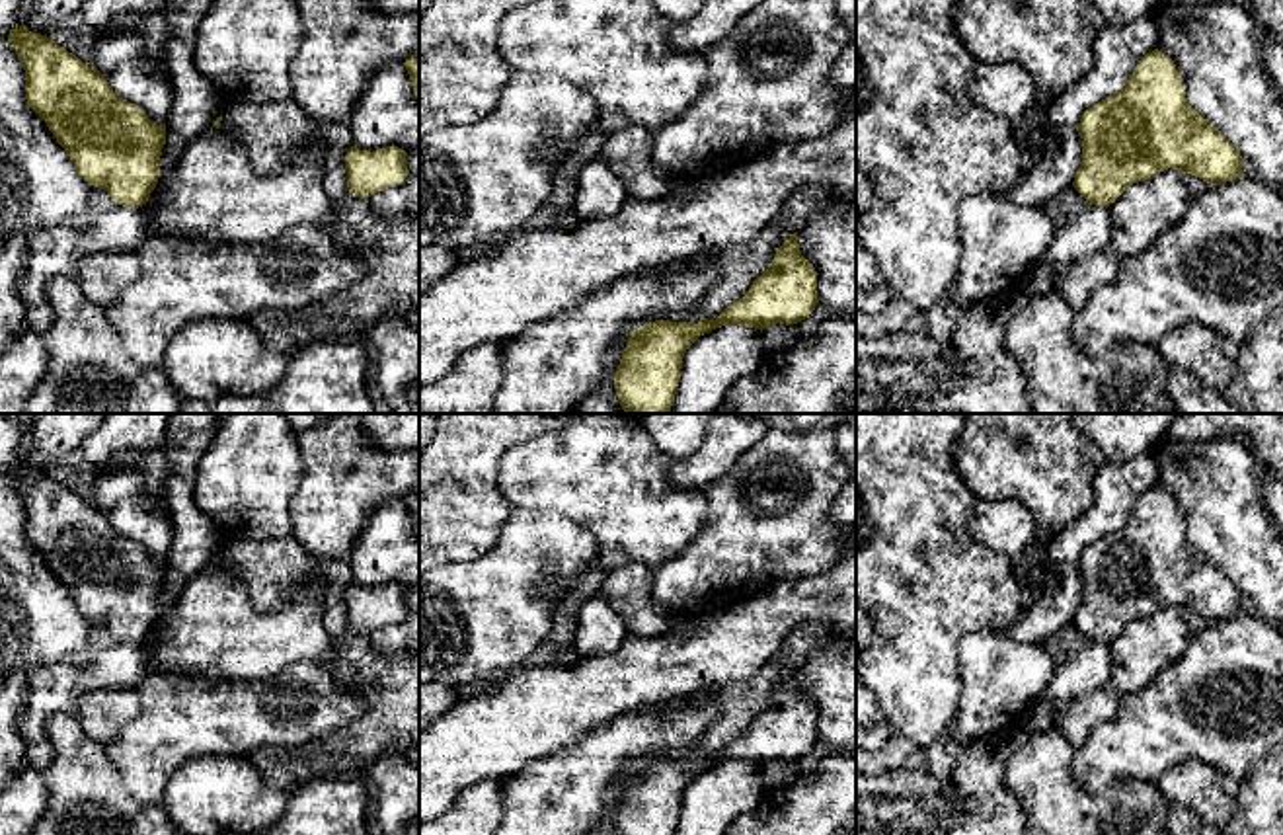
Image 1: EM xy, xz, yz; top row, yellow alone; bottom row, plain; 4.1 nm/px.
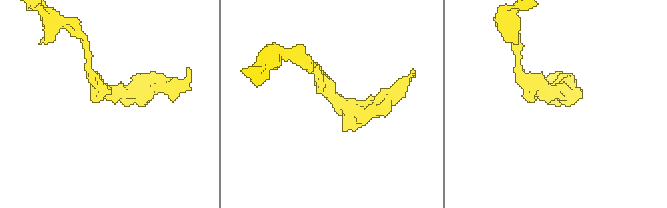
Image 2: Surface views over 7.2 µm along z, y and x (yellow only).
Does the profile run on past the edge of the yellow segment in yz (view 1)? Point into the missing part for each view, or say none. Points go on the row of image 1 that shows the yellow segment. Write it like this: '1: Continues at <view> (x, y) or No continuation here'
1: No continuation here

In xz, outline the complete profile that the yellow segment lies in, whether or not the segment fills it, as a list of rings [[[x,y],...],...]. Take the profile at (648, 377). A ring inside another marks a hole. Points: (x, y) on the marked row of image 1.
[[[794,232],[747,295],[716,320],[700,318],[698,324],[655,320],[630,334],[614,375],[622,410],[669,414],[680,382],[682,357],[700,336],[729,324],[760,332],[774,324],[797,324],[817,304],[817,271],[801,256],[797,232]]]

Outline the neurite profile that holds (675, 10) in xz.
[[[651,0],[655,10],[671,21],[680,21],[696,14],[702,0]]]

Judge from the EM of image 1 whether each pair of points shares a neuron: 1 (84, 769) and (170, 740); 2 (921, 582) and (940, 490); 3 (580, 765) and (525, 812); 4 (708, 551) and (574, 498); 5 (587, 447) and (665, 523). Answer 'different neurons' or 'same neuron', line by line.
1: different neurons
2: same neuron
3: same neuron
4: different neurons
5: same neuron

